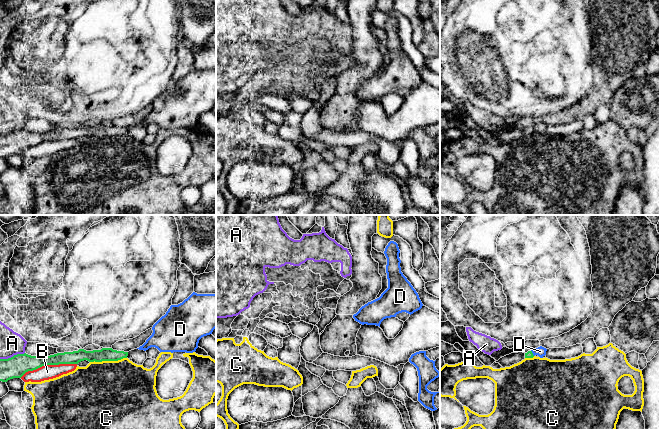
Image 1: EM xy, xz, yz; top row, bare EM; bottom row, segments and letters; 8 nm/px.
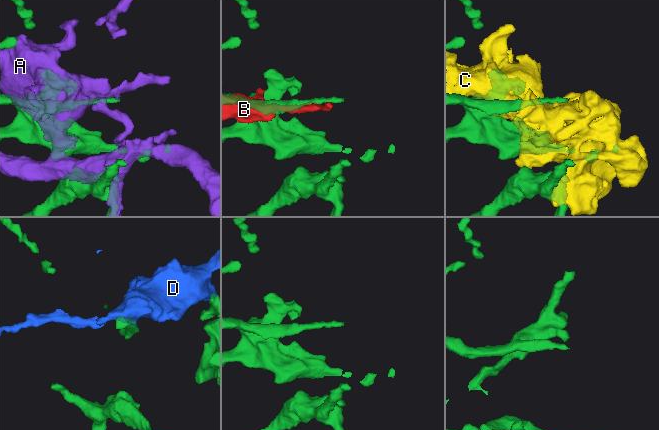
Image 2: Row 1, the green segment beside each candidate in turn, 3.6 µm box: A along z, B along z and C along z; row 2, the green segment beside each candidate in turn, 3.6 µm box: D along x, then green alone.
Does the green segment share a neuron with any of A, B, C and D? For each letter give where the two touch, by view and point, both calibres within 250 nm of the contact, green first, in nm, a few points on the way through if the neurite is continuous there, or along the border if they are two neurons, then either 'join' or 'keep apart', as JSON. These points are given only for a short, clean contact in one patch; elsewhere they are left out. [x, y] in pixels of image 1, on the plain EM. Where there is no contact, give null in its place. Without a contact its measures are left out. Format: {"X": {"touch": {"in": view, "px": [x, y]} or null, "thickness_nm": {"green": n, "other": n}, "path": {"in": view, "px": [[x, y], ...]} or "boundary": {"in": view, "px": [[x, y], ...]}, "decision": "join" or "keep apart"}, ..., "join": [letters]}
{"A": {"touch": {"in": "xy", "px": [13, 132]}, "thickness_nm": {"green": 180, "other": 190}, "decision": "keep apart"}, "B": {"touch": {"in": "xy", "px": [48, 140]}, "thickness_nm": {"green": 170, "other": 120}, "decision": "keep apart"}, "C": {"touch": {"in": "xy", "px": [108, 136]}, "thickness_nm": {"green": 110, "other": 500}, "decision": "keep apart"}, "D": {"touch": {"in": "yz", "px": [532, 129]}, "thickness_nm": {"green": 60, "other": 80}, "path": {"in": "yz", "px": [[529, 130], [532, 129], [540, 127]]}, "decision": "join"}, "join": ["D"]}

